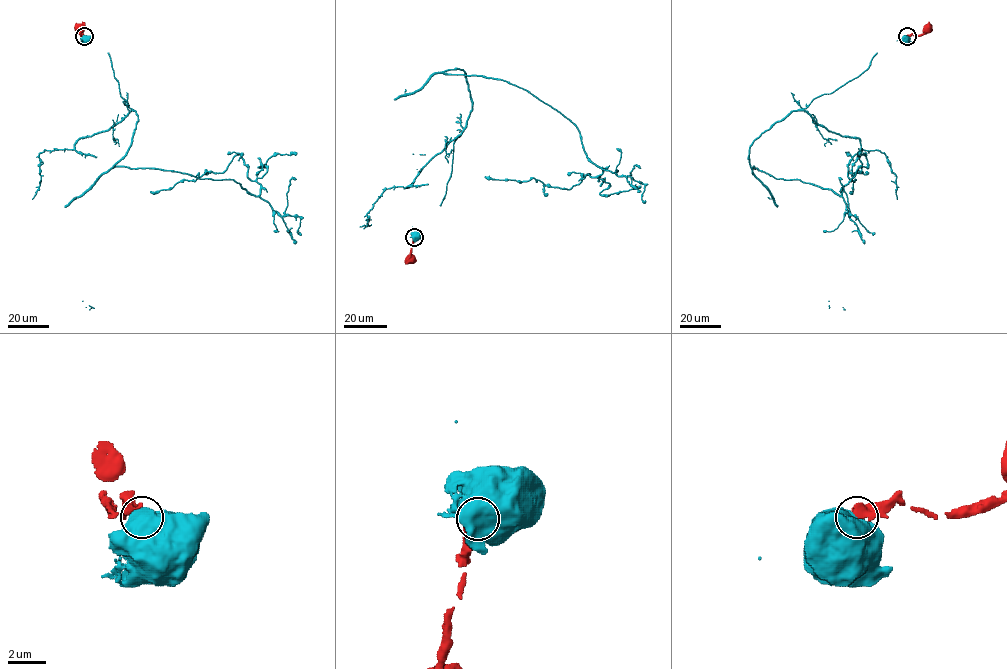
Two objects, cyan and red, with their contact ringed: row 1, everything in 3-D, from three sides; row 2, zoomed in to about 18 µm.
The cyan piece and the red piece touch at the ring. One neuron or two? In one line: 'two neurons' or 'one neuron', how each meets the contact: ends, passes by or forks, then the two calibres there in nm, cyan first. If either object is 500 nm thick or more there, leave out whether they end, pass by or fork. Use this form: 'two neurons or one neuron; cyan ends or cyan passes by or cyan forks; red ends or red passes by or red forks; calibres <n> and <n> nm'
two neurons; calibres 950 and 550 nm

